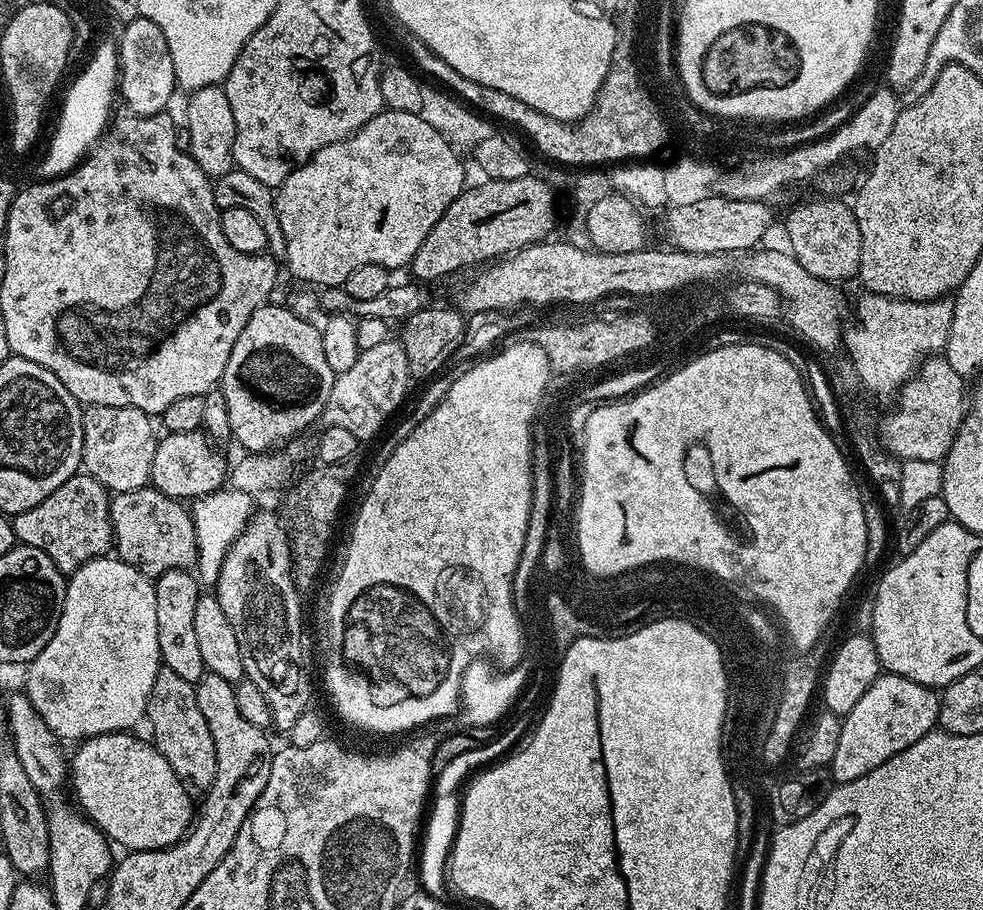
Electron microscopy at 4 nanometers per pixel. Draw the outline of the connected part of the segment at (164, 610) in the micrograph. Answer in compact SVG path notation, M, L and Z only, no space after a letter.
M175 568L155 577L154 583L156 585L154 602L158 617L158 650L163 667L174 670L178 678L186 678L186 682L196 685L206 671L194 634L194 606L198 606L202 584L191 571L182 568Z

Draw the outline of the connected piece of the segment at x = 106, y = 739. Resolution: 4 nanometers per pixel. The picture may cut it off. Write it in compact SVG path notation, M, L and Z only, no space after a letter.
M127 730L102 733L100 736L85 739L79 745L81 748L70 756L70 792L75 803L82 809L83 815L87 816L109 841L116 843L117 840L124 850L149 852L155 848L169 848L170 845L178 843L192 826L193 793L186 787L185 781L180 779L180 775L172 769L170 762L162 758L155 744L145 737L144 741L142 737L131 736L132 734Z

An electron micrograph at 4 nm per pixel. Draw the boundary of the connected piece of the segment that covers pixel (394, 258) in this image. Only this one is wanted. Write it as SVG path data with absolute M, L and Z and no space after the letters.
M385 110L379 112L366 126L362 126L357 132L351 132L342 142L334 142L330 146L322 146L318 154L314 154L302 166L298 166L288 175L275 189L276 209L278 210L278 222L282 222L282 234L286 234L286 254L283 263L288 264L288 268L300 280L305 280L308 284L320 284L321 289L335 288L347 282L360 267L382 266L389 270L396 270L403 266L411 265L414 254L418 254L418 246L422 246L422 241L426 239L426 234L434 230L434 222L446 214L446 206L454 202L466 187L464 181L464 164L460 161L461 153L438 134L433 126L424 122L420 113L403 113L402 110Z

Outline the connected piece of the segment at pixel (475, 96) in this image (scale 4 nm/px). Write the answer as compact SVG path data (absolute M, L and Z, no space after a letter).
M411 34L405 35L404 48L412 55L412 60L421 68L424 72L429 72L433 76L433 81L439 82L449 93L455 94L461 101L464 101L467 96L472 96L472 99L468 102L476 100L471 107L479 110L481 113L491 116L494 112L500 112L500 122L507 124L517 124L526 135L532 139L532 144L541 152L540 156L545 161L551 162L557 166L575 166L577 164L580 170L587 169L589 166L616 166L621 162L628 162L636 160L636 158L642 152L650 152L653 148L656 148L657 144L660 144L661 139L661 125L660 120L657 119L656 109L651 108L651 104L648 102L648 95L644 96L644 92L641 92L641 87L645 81L640 77L638 68L637 57L633 57L628 60L628 44L620 44L620 52L614 52L612 55L612 65L610 70L606 74L604 79L604 87L601 91L600 97L596 100L596 105L588 112L588 115L582 120L575 122L565 122L563 120L555 120L550 118L546 114L542 114L538 110L534 110L530 106L526 106L526 102L516 104L518 98L508 100L510 94L498 93L496 96L492 96L491 92L484 92L486 86L481 88L472 88L472 80L470 78L462 78L462 74L458 74L458 70L454 70L454 66L449 64L440 64L442 58L438 60L432 60L431 56L428 56L431 51L425 46L417 36Z

